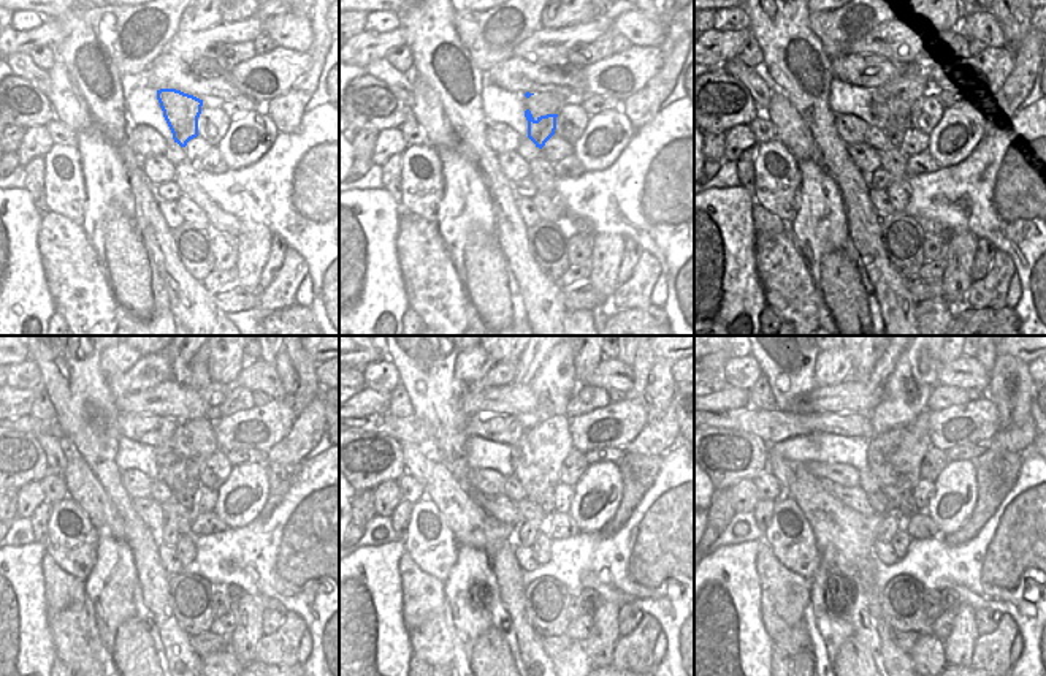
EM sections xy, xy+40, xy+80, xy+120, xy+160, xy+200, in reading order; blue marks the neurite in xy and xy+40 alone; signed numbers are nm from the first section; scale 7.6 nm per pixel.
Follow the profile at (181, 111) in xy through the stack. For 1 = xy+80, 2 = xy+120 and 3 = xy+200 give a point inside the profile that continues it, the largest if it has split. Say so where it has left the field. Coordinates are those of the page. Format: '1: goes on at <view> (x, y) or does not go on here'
1: goes on at xy+80 (896, 133)
2: goes on at xy+120 (187, 496)
3: goes on at xy+200 (907, 508)

